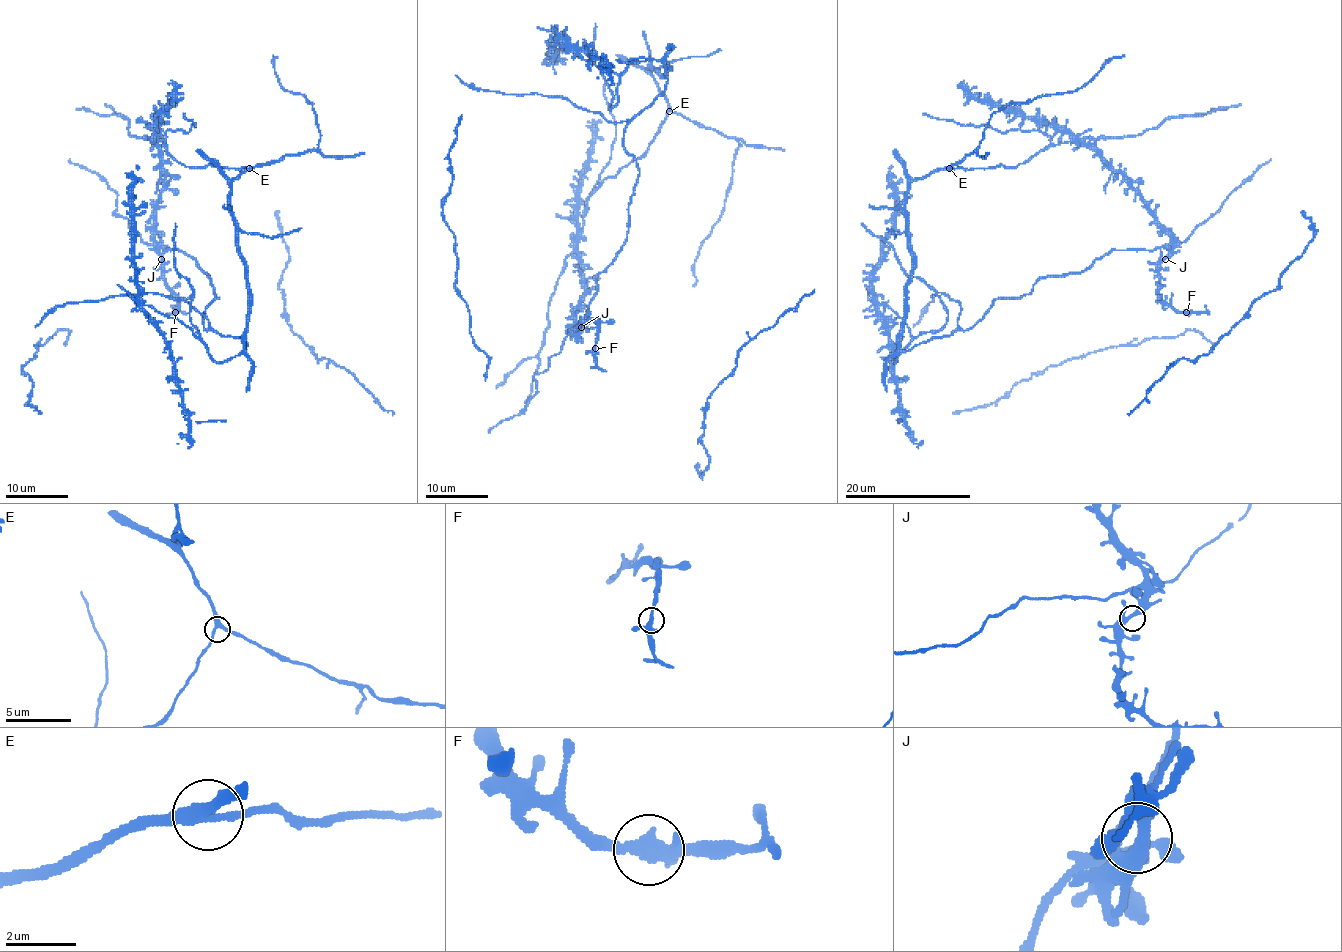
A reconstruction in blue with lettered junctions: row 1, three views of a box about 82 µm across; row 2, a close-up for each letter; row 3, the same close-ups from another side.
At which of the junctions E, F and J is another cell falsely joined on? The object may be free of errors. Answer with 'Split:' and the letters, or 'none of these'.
Split: none of these

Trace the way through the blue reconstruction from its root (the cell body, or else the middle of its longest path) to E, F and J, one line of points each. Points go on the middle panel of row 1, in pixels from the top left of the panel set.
E: (624, 143), (627, 124), (666, 86), (664, 61), (668, 66), (664, 74), (655, 67), (649, 69), (669, 111)
F: (624, 143), (639, 176), (628, 206), (627, 240), (595, 277), (598, 291), (581, 322), (597, 324), (595, 348)
J: (624, 143), (639, 171), (628, 206), (627, 240), (614, 259), (595, 277), (598, 291), (589, 303), (581, 327)

